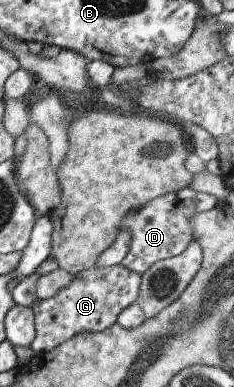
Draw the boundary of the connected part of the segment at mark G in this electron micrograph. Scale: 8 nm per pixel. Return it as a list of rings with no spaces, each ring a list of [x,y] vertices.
[[[122,264],[105,268],[93,266],[81,271],[68,287],[51,298],[38,300],[33,306],[37,319],[37,339],[32,345],[33,350],[40,356],[56,351],[60,345],[80,333],[113,328],[120,313],[130,307],[140,295],[141,280],[141,274],[126,269]]]

